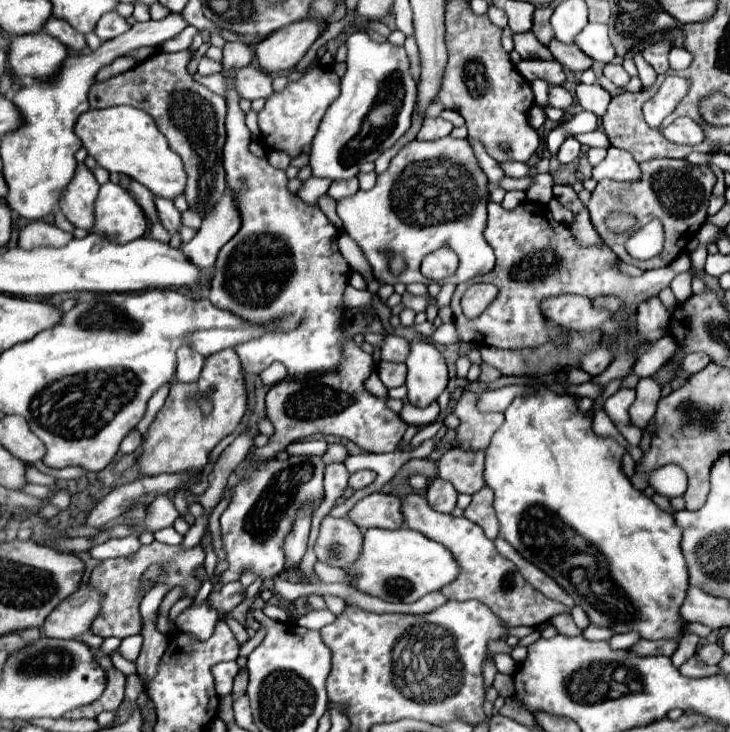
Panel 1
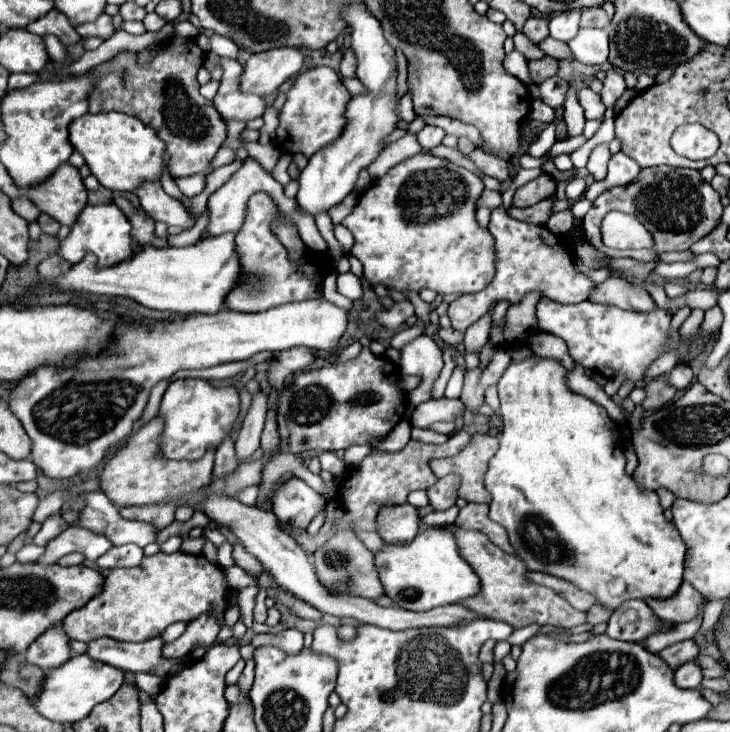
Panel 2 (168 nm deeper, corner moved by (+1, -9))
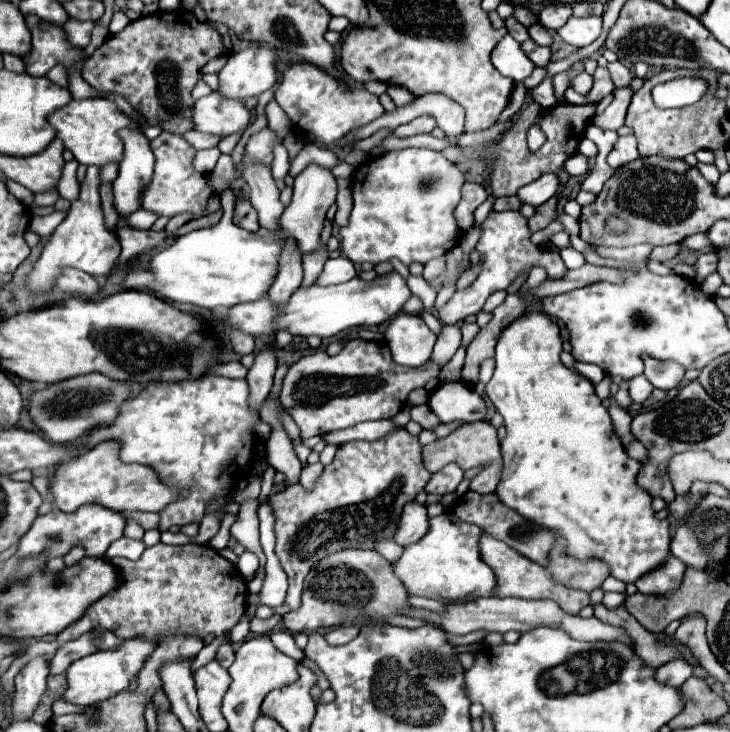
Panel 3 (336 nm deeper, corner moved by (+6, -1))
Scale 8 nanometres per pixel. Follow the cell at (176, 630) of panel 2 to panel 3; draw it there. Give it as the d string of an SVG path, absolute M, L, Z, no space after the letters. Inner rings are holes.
M133 638L133 640L125 640L113 652L95 652L91 656L83 656L83 658L75 660L75 664L71 664L71 668L67 668L67 672L65 672L67 688L61 694L61 700L69 702L69 704L77 704L77 706L93 706L101 700L111 698L113 694L117 694L129 686L131 678L137 676L145 658L153 652L153 648L155 648L153 642Z

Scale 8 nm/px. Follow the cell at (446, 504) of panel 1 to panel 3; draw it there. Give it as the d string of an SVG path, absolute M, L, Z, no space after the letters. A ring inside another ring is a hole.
M447 464L445 468L441 468L439 472L435 472L431 476L431 480L425 486L425 492L439 494L439 496L451 494L451 492L455 492L455 488L459 486L461 480L463 480L463 470L457 464Z

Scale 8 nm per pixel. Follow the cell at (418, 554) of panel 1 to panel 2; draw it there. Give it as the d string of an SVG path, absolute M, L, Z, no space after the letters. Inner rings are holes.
M422 528L410 544L386 544L376 554L376 568L386 594L406 610L432 610L436 606L458 604L480 592L480 578L460 556L456 538L446 528Z

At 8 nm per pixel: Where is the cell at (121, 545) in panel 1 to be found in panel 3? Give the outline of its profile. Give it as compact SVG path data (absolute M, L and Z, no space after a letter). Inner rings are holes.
M127 536L115 540L107 552L105 552L105 558L115 558L115 556L123 556L123 558L129 558L129 560L137 560L145 550L145 544L141 540L131 540Z

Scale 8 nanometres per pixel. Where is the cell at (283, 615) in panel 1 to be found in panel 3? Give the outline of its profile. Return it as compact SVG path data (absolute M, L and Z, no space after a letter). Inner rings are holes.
M399 428L393 434L375 442L347 442L339 446L335 460L329 466L325 466L313 492L307 492L303 490L301 484L297 484L269 498L269 506L275 516L275 536L277 536L275 554L289 576L287 598L282 606L273 608L274 615L284 616L287 612L301 606L303 578L309 574L313 564L317 564L327 554L345 548L373 550L375 540L393 538L403 504L411 502L415 494L423 490L427 480L431 478L431 472L427 472L427 468L423 466L421 448L423 446L419 444L417 436L411 436L405 428Z

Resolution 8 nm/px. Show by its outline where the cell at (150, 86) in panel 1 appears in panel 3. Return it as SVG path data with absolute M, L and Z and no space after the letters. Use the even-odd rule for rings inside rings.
M155 12L133 20L123 32L109 36L85 62L81 74L99 94L117 94L125 98L147 124L181 136L187 130L195 130L191 124L195 106L191 90L199 80L199 70L223 52L225 48L219 32L195 20L193 12Z

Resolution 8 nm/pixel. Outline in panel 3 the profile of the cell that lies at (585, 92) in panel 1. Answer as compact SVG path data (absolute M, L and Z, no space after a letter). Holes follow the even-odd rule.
M581 72L575 80L573 80L573 90L579 94L587 94L587 90L591 90L593 86L593 76L589 76L587 72Z

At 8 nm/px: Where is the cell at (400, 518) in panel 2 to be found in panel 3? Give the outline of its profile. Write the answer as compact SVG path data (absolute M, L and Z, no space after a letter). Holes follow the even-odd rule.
M407 502L403 506L403 516L399 518L399 528L393 540L401 546L417 542L427 532L427 510L417 502Z

